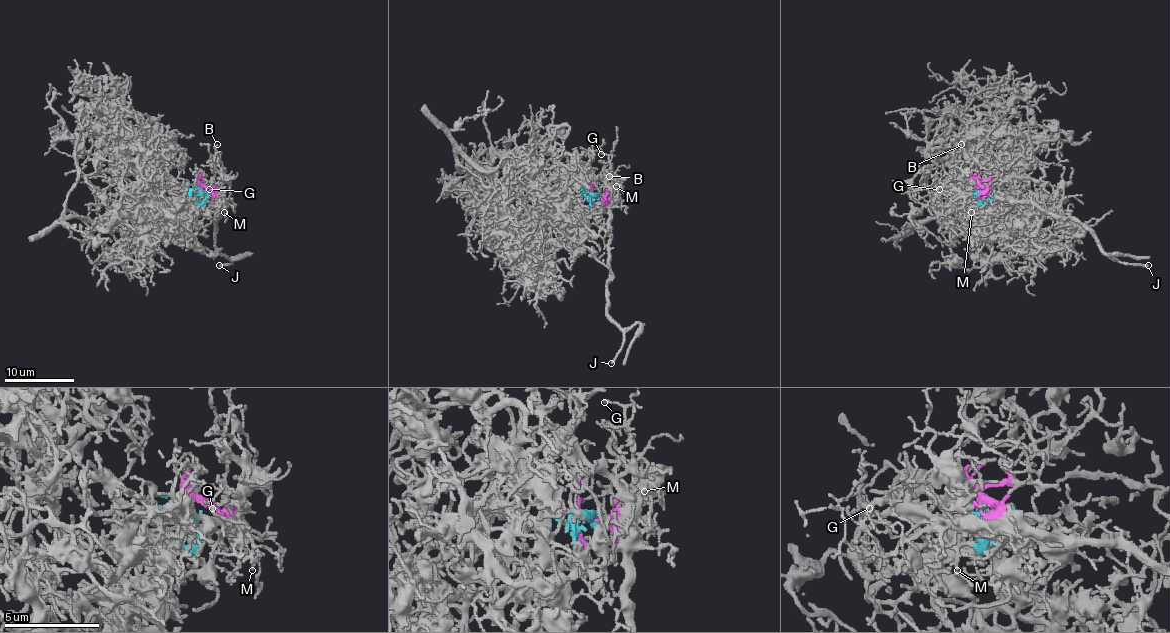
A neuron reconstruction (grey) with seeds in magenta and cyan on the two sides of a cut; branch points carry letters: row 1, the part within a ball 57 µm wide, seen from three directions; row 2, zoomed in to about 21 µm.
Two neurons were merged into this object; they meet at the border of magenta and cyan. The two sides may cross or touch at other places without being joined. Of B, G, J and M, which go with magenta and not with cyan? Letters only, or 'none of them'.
B, G, J, M

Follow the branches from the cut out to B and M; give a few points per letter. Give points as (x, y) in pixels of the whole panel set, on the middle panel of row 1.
B: (593, 192), (604, 194), (613, 182), (606, 177), (609, 177)
M: (593, 192), (602, 199), (614, 201), (618, 196), (616, 185)

